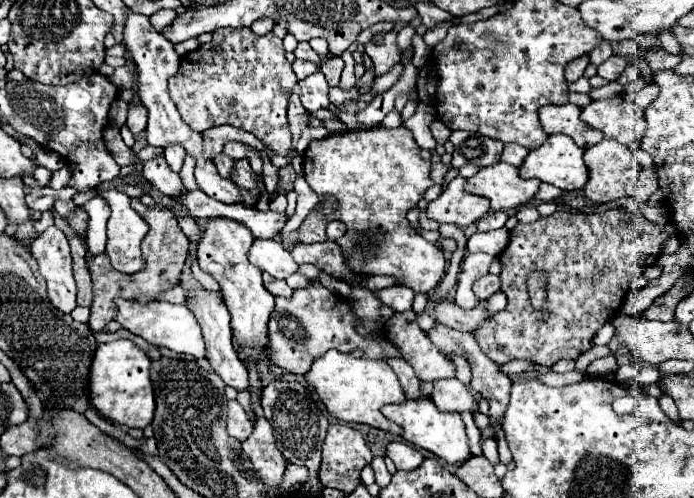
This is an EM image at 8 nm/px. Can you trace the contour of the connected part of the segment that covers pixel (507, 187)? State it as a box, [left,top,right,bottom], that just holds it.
[465,161,541,211]

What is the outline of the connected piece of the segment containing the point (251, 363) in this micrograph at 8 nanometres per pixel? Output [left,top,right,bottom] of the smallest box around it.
[197,217,275,413]

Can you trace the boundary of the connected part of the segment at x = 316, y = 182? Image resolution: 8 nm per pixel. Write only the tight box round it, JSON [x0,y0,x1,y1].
[297,125,445,293]

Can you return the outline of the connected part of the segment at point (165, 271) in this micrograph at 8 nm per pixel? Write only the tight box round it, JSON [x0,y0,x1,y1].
[85,199,189,331]

